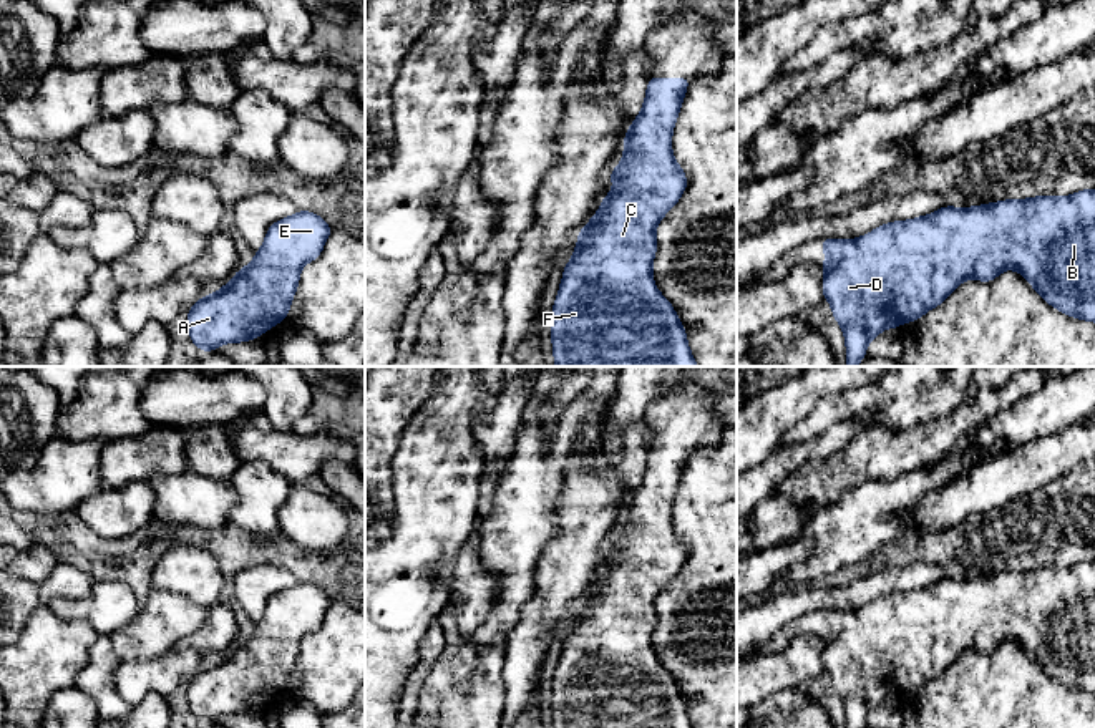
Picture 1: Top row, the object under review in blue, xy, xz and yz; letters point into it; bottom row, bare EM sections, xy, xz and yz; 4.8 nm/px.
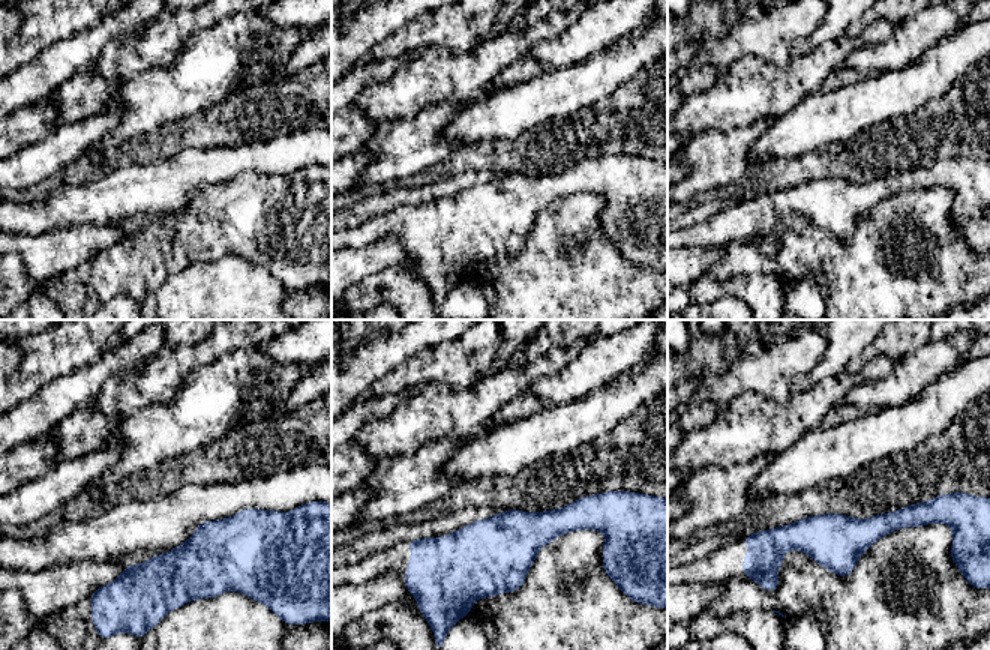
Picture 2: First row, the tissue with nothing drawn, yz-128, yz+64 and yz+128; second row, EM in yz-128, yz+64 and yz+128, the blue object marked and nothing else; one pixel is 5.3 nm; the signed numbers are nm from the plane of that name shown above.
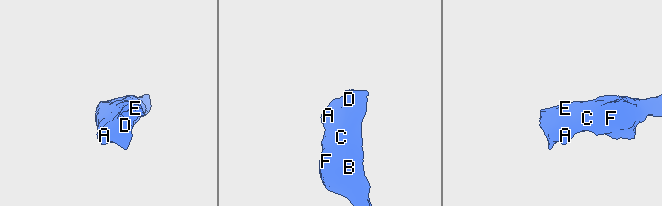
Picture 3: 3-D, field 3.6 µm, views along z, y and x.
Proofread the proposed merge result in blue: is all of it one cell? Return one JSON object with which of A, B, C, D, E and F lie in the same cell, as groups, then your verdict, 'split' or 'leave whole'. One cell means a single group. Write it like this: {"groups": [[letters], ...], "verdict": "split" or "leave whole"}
{"groups": [["A", "B", "C", "D", "E", "F"]], "verdict": "leave whole"}

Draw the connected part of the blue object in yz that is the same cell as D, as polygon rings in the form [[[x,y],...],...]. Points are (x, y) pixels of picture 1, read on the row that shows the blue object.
[[[1083,189],[1067,197],[1044,194],[976,207],[944,206],[929,216],[879,226],[858,239],[818,242],[826,252],[826,260],[820,264],[826,270],[821,289],[825,300],[831,303],[835,320],[843,328],[848,366],[856,366],[866,357],[868,343],[884,328],[919,320],[967,279],[987,284],[1007,269],[1024,275],[1032,289],[1063,315],[1095,322],[1095,189]]]

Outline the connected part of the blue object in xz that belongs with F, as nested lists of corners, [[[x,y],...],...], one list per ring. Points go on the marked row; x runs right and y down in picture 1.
[[[690,78],[647,81],[640,114],[624,134],[620,164],[609,174],[614,191],[579,231],[572,260],[552,305],[556,366],[698,366],[672,303],[655,289],[652,260],[655,227],[687,187],[687,174],[672,154],[672,131]]]

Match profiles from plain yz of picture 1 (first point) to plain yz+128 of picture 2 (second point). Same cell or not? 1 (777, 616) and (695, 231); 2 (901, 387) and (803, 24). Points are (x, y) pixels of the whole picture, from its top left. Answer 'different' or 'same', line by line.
1: different
2: same

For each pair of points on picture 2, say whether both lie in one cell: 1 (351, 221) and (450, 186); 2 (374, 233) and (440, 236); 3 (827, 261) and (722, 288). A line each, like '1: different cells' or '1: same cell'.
1: same cell
2: same cell
3: different cells

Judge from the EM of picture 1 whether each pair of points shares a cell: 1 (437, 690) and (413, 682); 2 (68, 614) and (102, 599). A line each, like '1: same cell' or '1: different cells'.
1: different cells
2: same cell

